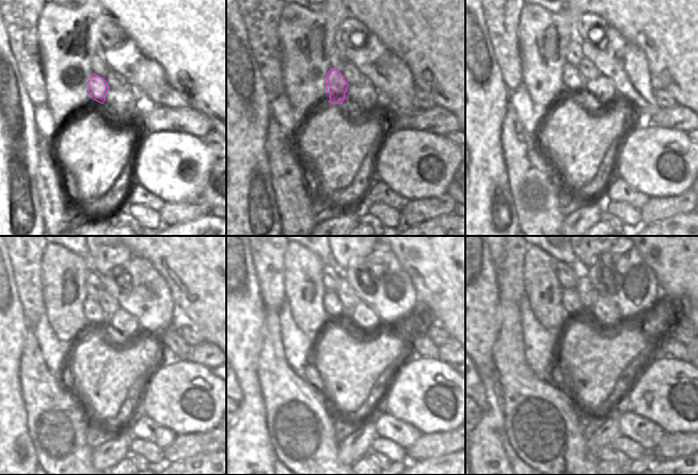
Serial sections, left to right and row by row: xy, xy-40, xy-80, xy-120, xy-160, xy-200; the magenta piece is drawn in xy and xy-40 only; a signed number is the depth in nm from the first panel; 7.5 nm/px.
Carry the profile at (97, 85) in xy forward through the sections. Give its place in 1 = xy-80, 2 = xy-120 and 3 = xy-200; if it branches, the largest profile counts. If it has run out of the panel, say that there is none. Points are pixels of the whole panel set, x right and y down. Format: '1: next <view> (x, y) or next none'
1: next xy-80 (574, 84)
2: next xy-120 (95, 319)
3: next xy-200 (571, 303)

